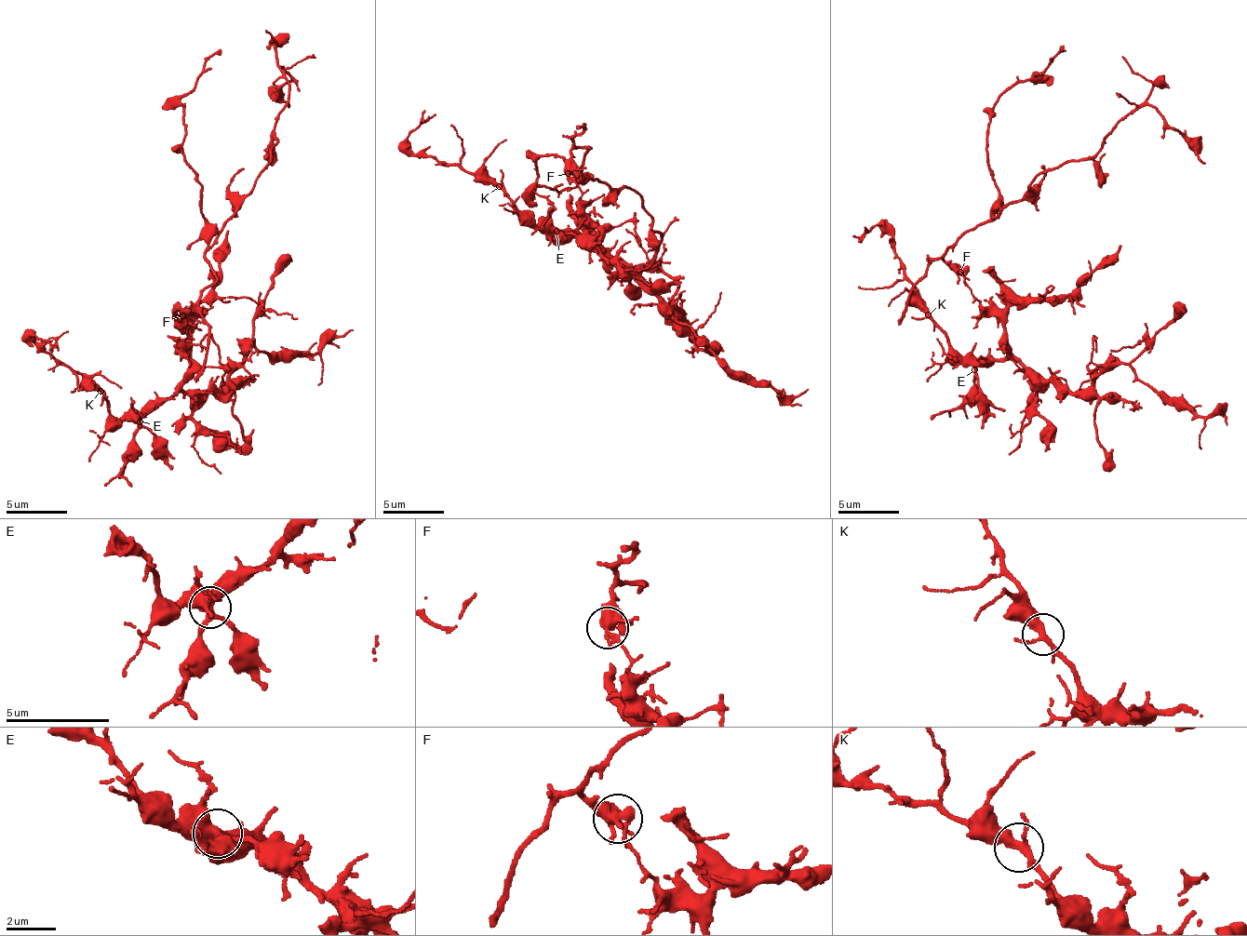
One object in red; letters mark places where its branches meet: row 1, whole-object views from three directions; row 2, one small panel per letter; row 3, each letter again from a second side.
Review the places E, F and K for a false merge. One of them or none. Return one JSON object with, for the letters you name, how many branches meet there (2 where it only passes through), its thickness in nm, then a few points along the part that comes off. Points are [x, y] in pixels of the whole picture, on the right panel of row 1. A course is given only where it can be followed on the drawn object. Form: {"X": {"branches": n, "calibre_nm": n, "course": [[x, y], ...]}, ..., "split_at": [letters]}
{"F": {"branches": 5, "calibre_nm": 380, "course": [[960, 271], [945, 254], [951, 247], [1026, 191], [1030, 180], [1096, 151], [1139, 107], [1152, 107], [1206, 164]]}, "split_at": ["F"]}

